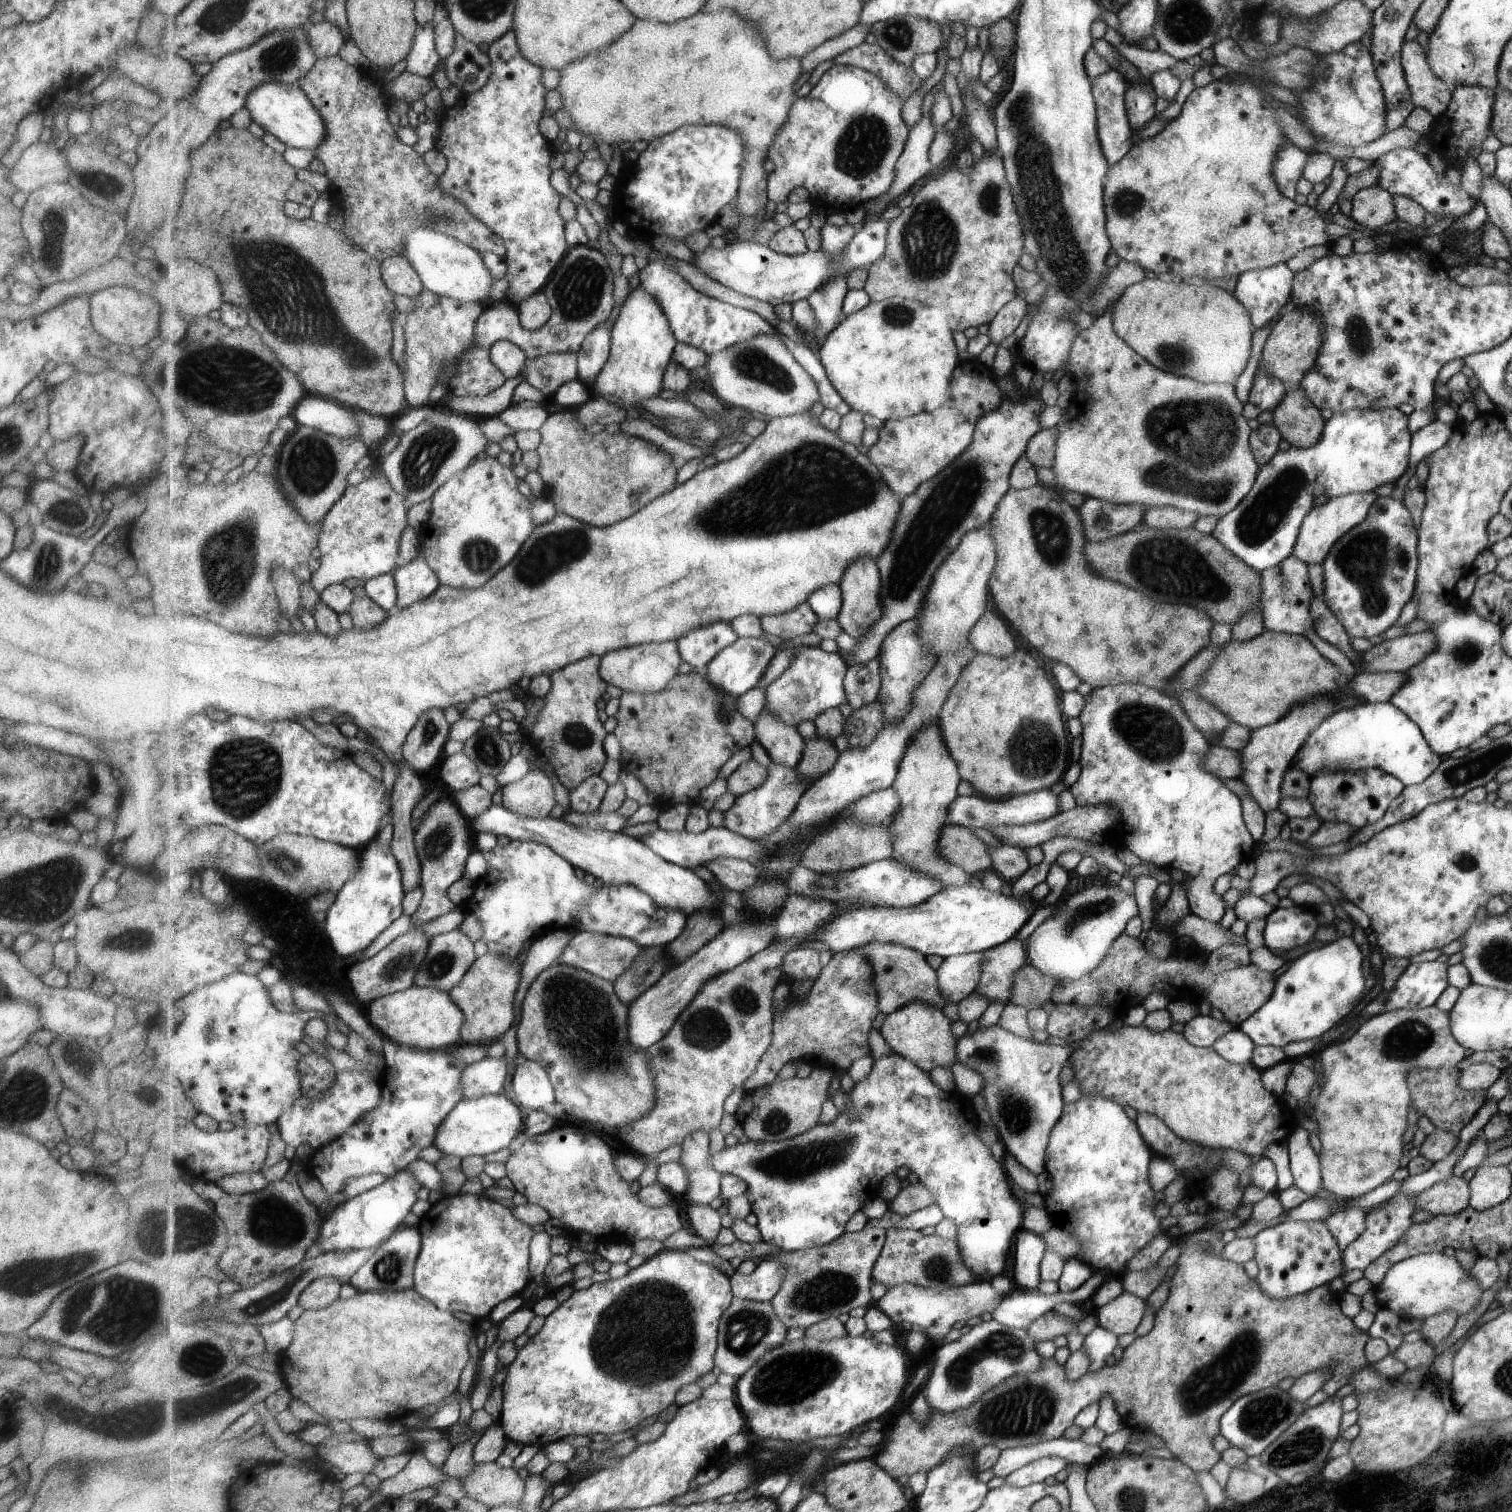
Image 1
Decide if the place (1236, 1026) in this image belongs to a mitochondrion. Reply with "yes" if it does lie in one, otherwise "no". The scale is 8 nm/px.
no

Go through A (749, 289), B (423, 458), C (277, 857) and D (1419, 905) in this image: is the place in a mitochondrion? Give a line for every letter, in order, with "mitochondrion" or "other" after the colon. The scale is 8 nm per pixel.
A: other
B: mitochondrion
C: mitochondrion
D: other

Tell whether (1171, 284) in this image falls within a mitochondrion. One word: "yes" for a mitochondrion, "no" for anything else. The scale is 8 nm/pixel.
no

